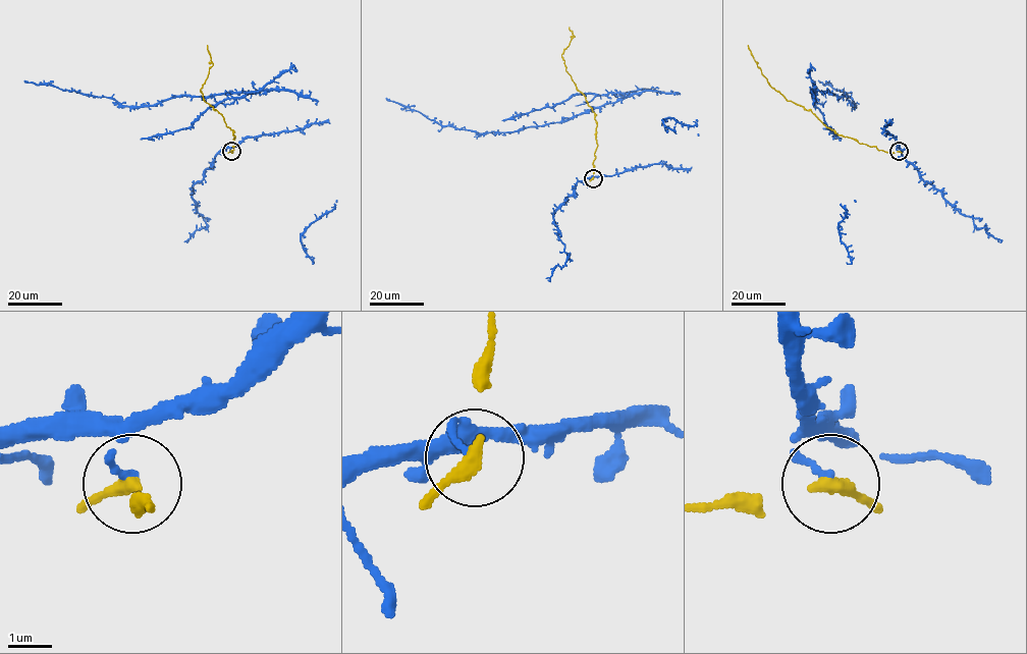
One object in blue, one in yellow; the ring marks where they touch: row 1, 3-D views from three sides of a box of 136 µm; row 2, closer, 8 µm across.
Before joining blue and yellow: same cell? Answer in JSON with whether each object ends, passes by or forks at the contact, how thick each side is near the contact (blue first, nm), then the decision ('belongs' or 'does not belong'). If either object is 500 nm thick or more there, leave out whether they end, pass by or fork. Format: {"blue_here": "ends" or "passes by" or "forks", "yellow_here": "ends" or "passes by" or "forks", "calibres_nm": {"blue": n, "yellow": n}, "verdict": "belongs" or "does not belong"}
{"blue_here": "ends", "yellow_here": "ends", "calibres_nm": {"blue": 160, "yellow": 360}, "verdict": "does not belong"}

